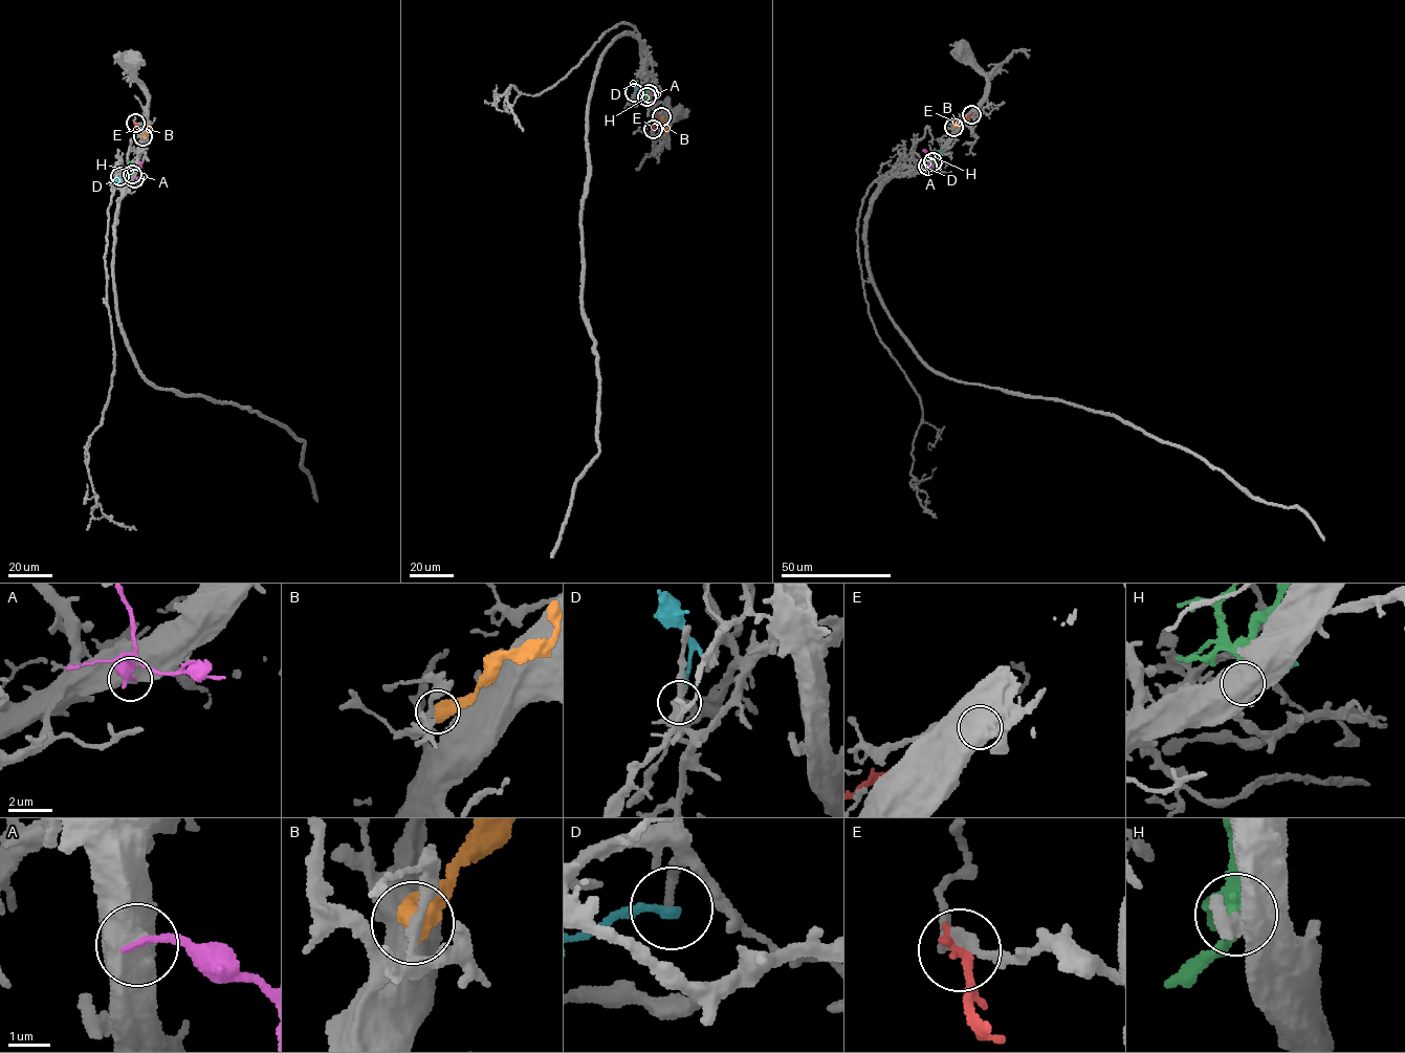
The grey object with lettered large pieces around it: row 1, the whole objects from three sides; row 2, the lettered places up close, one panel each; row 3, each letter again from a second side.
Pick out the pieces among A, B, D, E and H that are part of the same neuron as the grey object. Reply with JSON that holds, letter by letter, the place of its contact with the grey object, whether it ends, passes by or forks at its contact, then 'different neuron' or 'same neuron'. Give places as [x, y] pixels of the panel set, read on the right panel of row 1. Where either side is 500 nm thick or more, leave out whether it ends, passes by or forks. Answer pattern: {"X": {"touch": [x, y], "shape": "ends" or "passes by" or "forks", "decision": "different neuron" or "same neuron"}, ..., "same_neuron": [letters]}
{"A": {"touch": [927, 166], "decision": "different neuron"}, "B": {"touch": [953, 127], "decision": "different neuron"}, "D": {"touch": [934, 162], "shape": "ends", "decision": "different neuron"}, "E": {"touch": [971, 114], "shape": "ends", "decision": "different neuron"}, "H": {"touch": [932, 161], "shape": "ends", "decision": "same neuron"}, "same_neuron": ["H"]}

